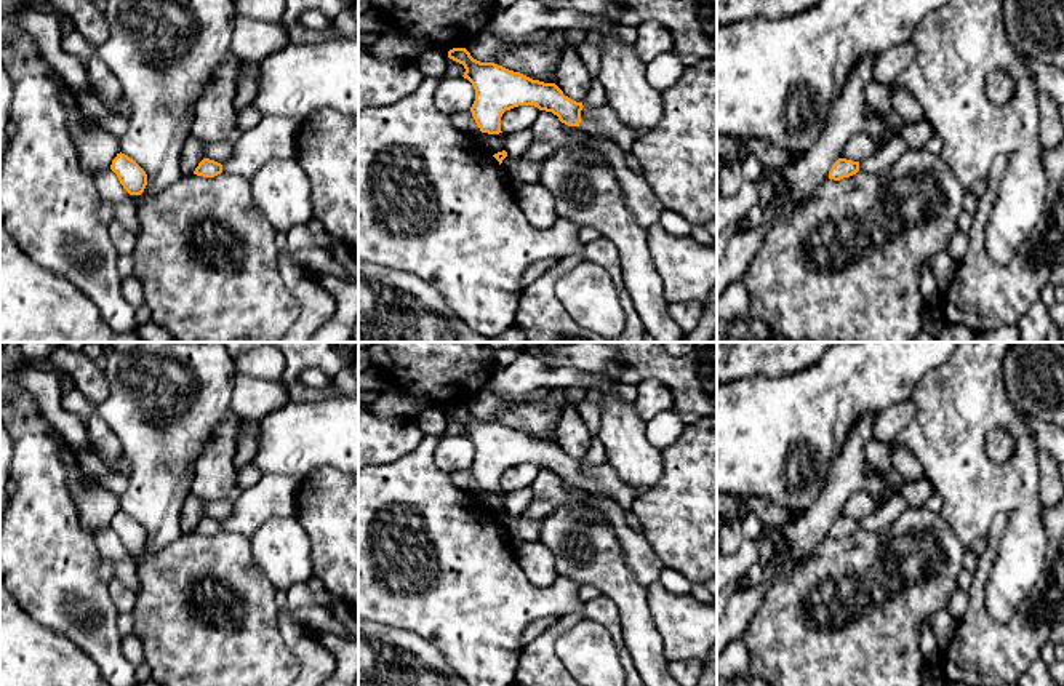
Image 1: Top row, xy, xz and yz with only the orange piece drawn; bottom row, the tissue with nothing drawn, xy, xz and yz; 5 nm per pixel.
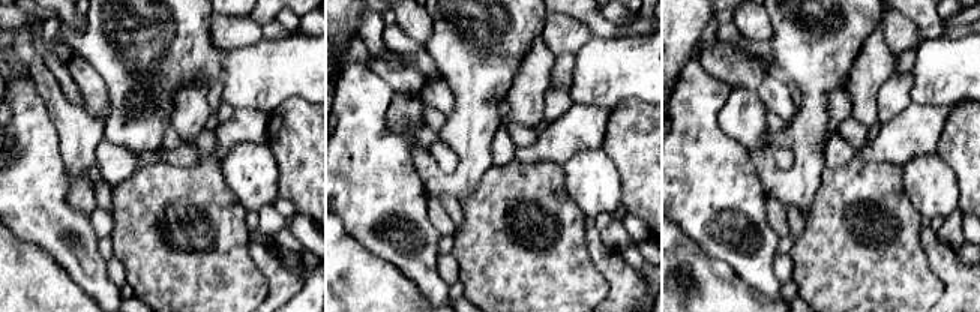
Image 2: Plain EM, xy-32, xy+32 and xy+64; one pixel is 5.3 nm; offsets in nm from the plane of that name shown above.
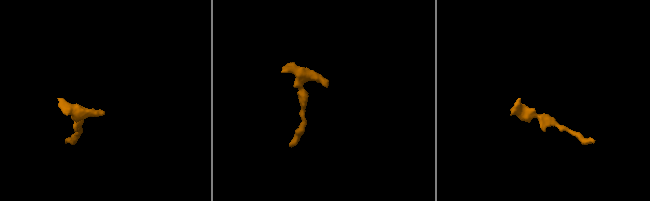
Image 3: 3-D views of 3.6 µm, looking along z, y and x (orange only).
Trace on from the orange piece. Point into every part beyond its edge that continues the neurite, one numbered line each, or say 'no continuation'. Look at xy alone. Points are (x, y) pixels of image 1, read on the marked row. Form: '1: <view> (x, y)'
1: xy (272, 138)

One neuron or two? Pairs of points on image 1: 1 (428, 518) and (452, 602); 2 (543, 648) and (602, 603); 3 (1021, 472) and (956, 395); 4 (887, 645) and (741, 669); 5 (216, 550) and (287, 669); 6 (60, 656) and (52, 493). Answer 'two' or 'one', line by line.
1: one
2: one
3: one
4: two
5: one
6: two

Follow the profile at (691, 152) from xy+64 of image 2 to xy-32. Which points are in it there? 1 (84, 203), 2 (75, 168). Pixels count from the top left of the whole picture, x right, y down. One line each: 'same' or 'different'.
1: different
2: different

